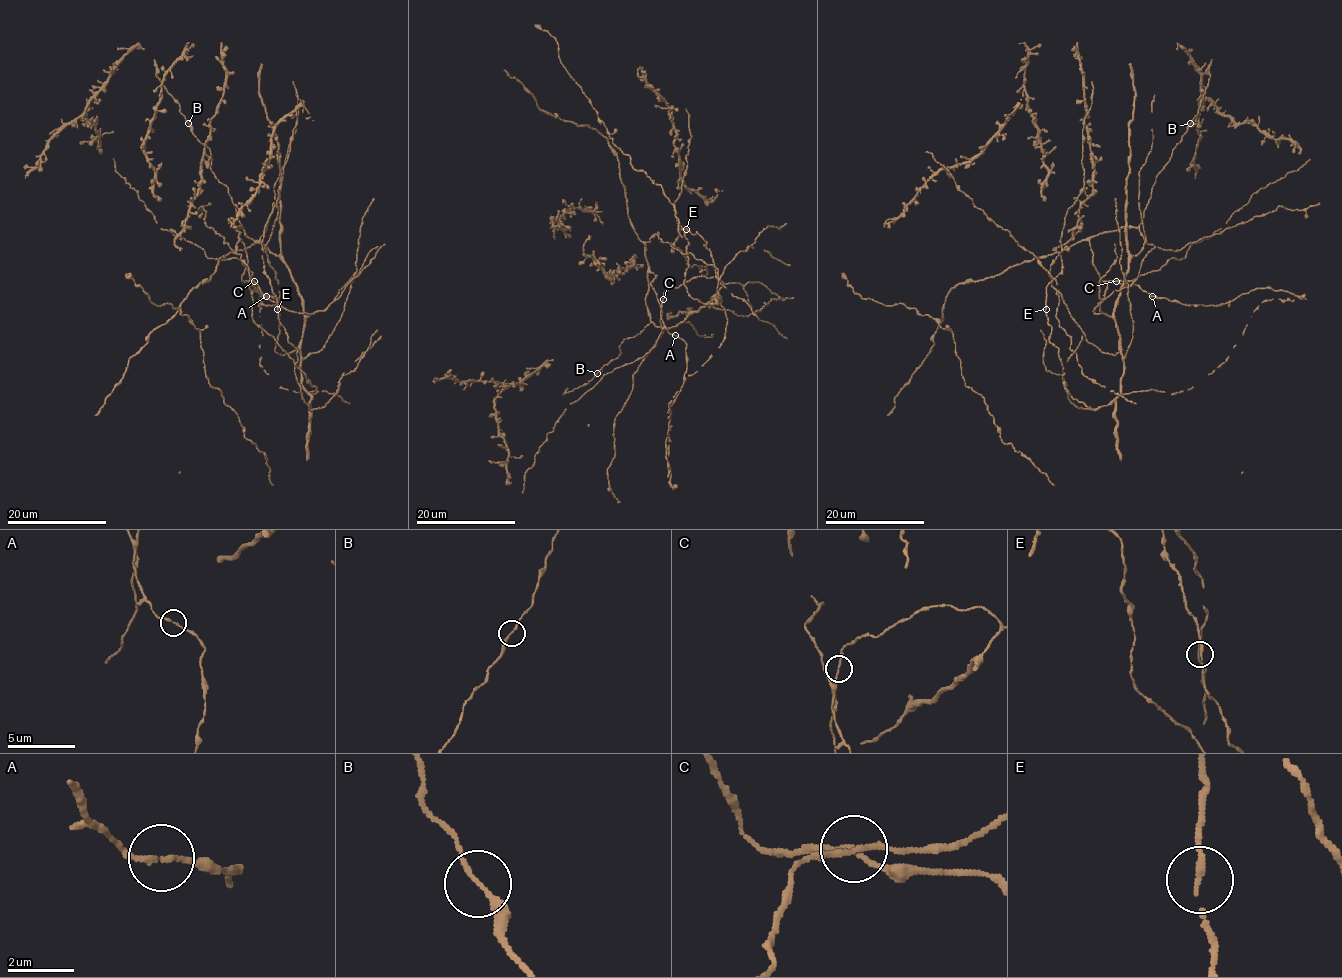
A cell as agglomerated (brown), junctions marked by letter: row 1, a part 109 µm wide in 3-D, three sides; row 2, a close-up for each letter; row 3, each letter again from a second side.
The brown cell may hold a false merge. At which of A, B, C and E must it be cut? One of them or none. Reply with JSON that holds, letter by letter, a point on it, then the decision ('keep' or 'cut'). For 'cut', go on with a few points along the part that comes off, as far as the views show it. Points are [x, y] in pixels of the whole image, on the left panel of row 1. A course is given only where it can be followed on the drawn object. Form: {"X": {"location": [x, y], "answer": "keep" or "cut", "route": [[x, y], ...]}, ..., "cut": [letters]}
{"A": {"location": [266, 296], "answer": "keep"}, "B": {"location": [188, 123], "answer": "keep"}, "C": {"location": [254, 281], "answer": "keep"}, "E": {"location": [277, 309], "answer": "keep"}, "cut": []}

